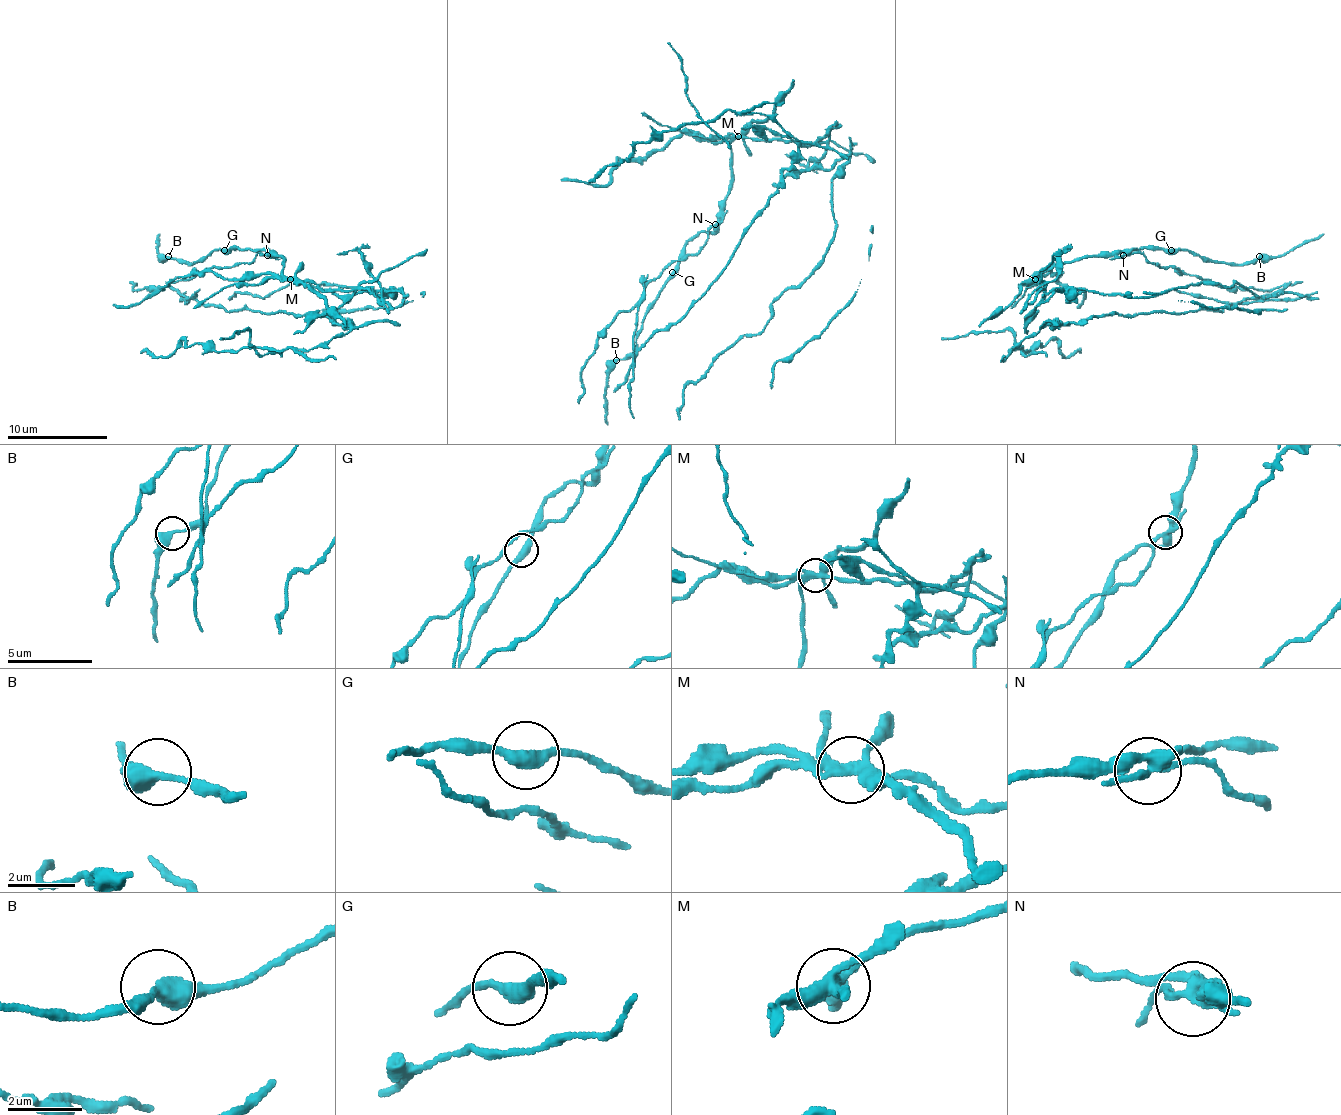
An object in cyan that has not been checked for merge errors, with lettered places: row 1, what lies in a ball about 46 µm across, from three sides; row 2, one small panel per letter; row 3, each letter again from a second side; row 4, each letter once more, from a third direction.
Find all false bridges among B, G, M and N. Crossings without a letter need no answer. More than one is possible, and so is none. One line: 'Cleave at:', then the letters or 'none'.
Cleave at: M, N

